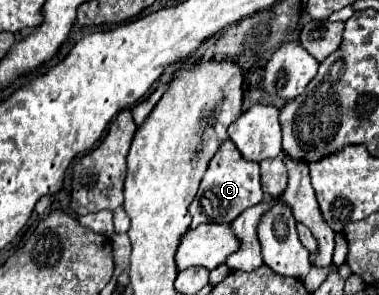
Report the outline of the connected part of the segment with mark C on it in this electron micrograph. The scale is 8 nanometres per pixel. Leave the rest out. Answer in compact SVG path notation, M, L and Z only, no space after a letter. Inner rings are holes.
M227 139L227 143L223 143L219 151L213 155L213 159L209 161L209 167L199 183L197 197L189 207L193 217L191 227L197 227L201 223L231 223L241 211L261 201L263 201L263 191L261 191L259 163L245 161L243 155L239 155L235 143Z

